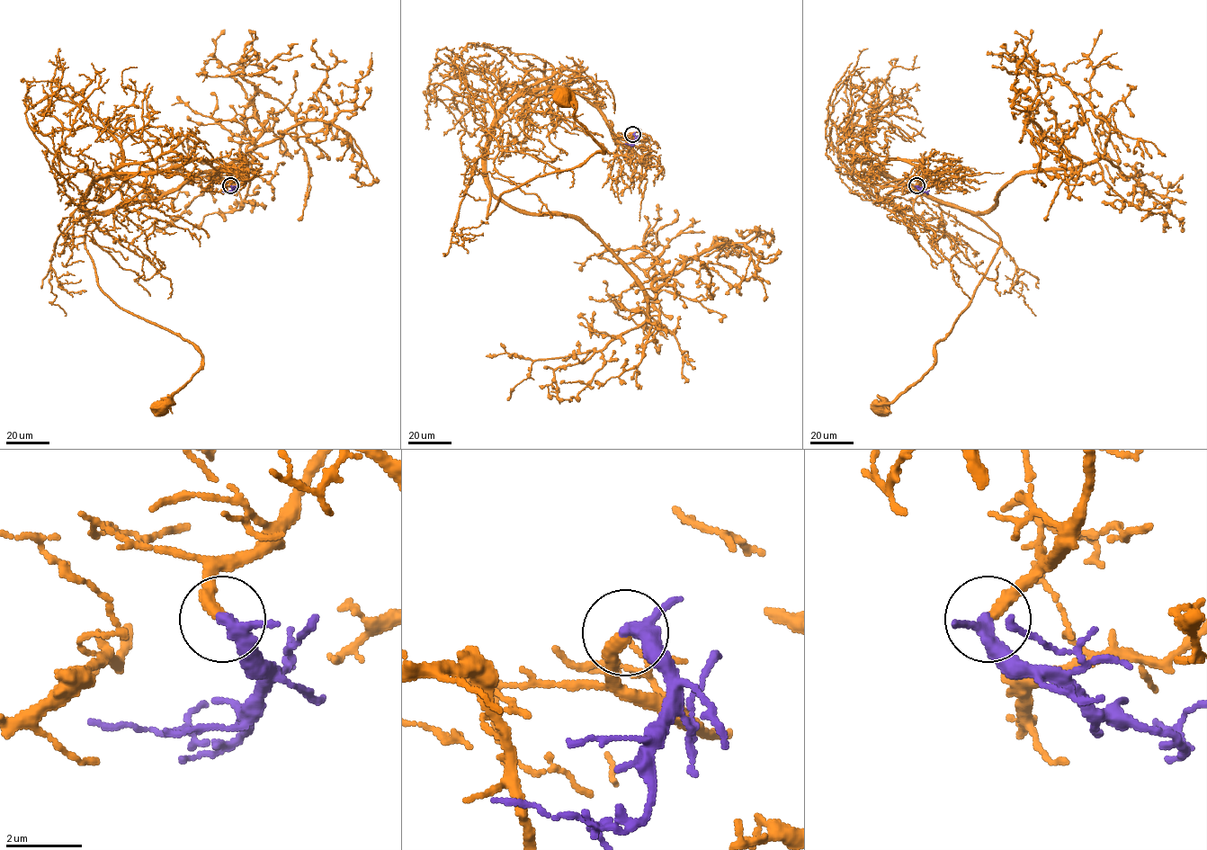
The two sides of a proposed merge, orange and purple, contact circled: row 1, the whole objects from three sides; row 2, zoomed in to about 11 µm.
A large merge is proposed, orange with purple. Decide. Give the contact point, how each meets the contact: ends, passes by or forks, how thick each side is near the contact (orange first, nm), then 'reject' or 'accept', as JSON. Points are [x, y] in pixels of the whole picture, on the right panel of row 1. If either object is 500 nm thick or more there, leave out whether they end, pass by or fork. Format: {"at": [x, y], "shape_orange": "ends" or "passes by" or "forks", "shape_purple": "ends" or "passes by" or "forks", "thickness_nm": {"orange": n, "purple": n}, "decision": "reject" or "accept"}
{"at": [916, 185], "shape_orange": "ends", "shape_purple": "passes by", "thickness_nm": {"orange": 320, "purple": 300}, "decision": "accept"}

